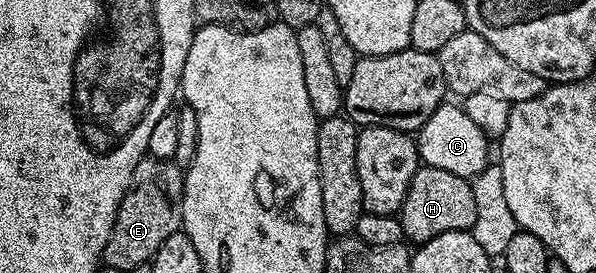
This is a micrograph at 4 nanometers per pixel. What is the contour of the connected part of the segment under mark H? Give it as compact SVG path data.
M420 166L402 203L402 235L411 245L417 246L440 234L471 231L476 216L473 186L467 177L451 174L448 170L440 170L436 166Z

